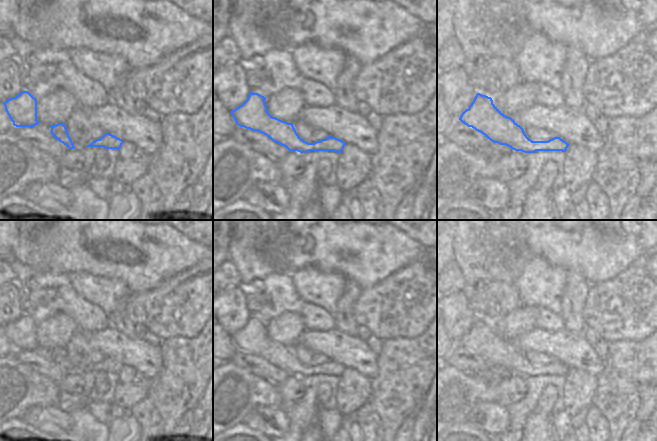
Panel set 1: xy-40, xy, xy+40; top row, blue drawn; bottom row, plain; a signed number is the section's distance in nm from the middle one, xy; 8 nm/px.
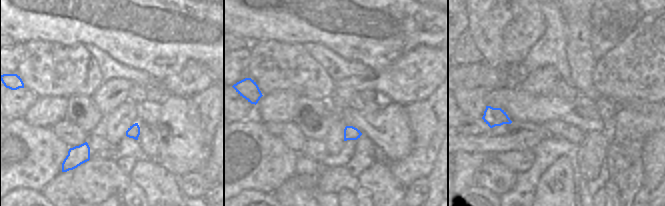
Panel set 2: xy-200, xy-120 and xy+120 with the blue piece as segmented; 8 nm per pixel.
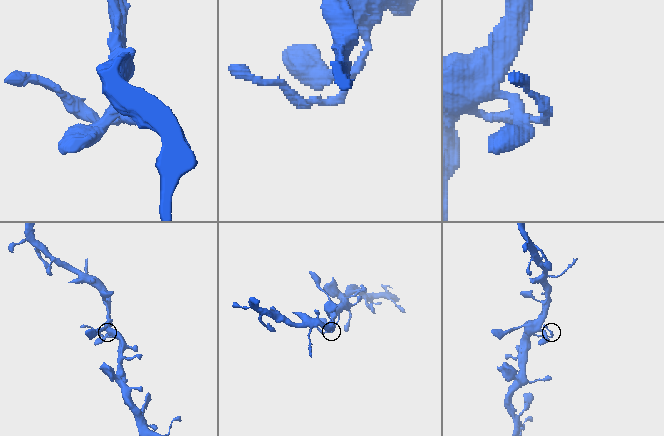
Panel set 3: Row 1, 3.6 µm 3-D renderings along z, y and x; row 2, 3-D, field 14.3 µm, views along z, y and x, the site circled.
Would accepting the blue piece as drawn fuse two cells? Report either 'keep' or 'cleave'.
cleave

